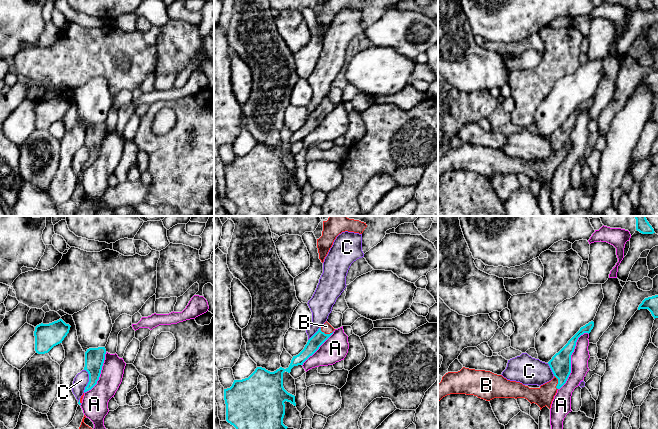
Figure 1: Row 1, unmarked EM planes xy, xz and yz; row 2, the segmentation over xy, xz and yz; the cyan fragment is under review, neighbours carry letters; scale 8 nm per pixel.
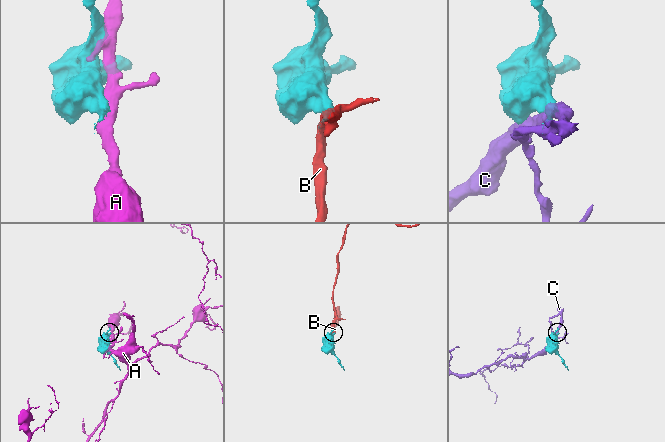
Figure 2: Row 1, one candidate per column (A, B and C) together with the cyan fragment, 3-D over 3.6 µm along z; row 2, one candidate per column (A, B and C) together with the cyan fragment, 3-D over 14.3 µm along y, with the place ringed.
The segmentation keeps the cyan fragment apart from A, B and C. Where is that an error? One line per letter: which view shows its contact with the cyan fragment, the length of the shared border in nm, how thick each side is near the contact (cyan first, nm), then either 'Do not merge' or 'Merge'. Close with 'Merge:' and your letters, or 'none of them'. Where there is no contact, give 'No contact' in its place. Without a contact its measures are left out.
A: Touches cyan in yz. Shared border 500 nm. Thickness 170 nm (cyan) against 140 nm. Do not merge
B: Touches cyan in xz. Shared border 110 nm. Thickness 110 nm (cyan) against 80 nm. Merge
C: Touches cyan in xy. Shared border 190 nm. Thickness 160 nm (cyan) against 120 nm. Do not merge
Merge: B

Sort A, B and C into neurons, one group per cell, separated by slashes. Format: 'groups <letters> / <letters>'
groups A / B / C

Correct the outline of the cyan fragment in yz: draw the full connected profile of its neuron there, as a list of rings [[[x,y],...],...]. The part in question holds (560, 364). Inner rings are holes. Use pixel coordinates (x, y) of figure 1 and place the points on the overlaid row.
[[[591,321],[568,341],[548,362],[554,378],[539,388],[529,388],[520,382],[510,381],[502,375],[490,371],[475,370],[463,367],[458,372],[448,372],[438,384],[438,403],[450,394],[474,395],[490,401],[494,398],[525,398],[531,404],[535,403],[540,410],[547,406],[551,408],[554,396],[567,381],[571,373],[571,355],[574,352],[578,338],[584,333],[590,333],[594,327]]]

